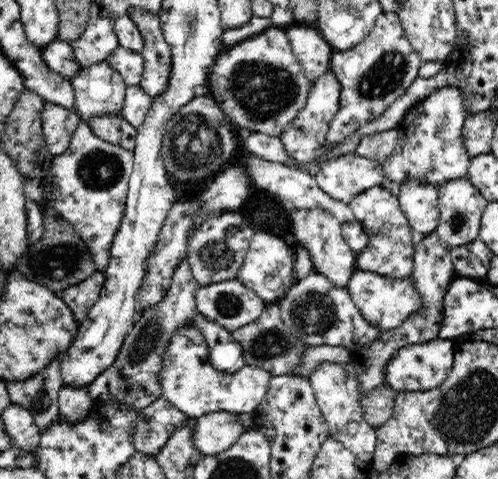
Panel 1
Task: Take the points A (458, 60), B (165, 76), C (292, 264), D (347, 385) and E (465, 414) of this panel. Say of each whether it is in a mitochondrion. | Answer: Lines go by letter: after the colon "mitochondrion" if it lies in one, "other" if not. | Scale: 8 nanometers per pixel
A: other
B: other
C: other
D: other
E: mitochondrion

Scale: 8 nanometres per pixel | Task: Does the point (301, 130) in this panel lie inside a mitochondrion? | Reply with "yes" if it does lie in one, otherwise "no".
yes

